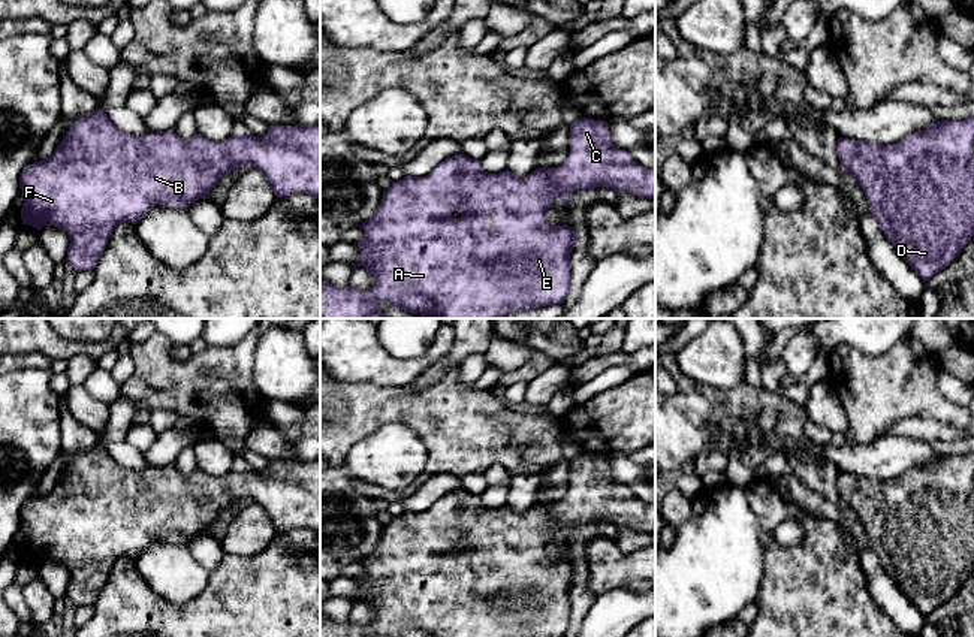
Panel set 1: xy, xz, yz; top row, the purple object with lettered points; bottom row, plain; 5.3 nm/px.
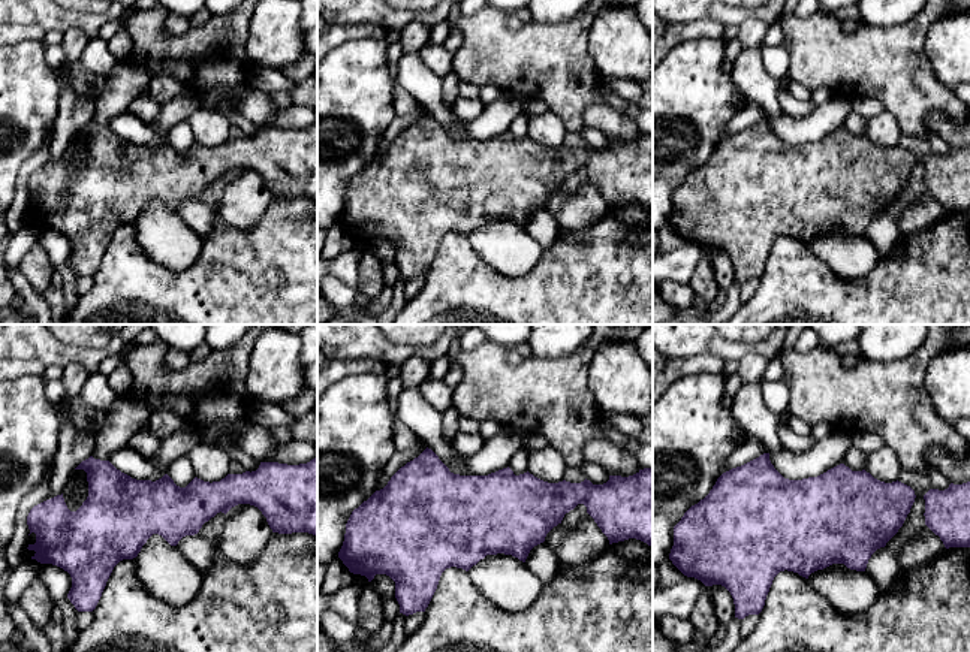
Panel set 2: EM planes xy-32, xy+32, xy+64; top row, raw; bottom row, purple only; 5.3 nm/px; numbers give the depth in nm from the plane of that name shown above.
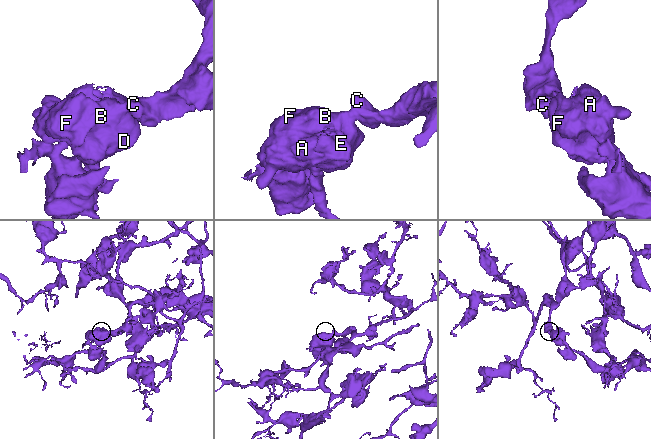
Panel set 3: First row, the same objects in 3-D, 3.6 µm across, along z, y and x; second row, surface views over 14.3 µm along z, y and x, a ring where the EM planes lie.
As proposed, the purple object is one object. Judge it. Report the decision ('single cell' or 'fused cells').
single cell

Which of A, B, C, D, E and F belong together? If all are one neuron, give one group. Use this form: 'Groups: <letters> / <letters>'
Groups: A B C D E F

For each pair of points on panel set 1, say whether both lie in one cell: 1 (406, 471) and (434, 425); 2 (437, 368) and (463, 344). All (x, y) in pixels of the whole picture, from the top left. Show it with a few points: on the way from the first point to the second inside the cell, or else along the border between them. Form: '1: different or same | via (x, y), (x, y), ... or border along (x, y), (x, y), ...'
1: different | border along (392, 423), (422, 441), (419, 477)
2: same | via (443, 364), (458, 350)

